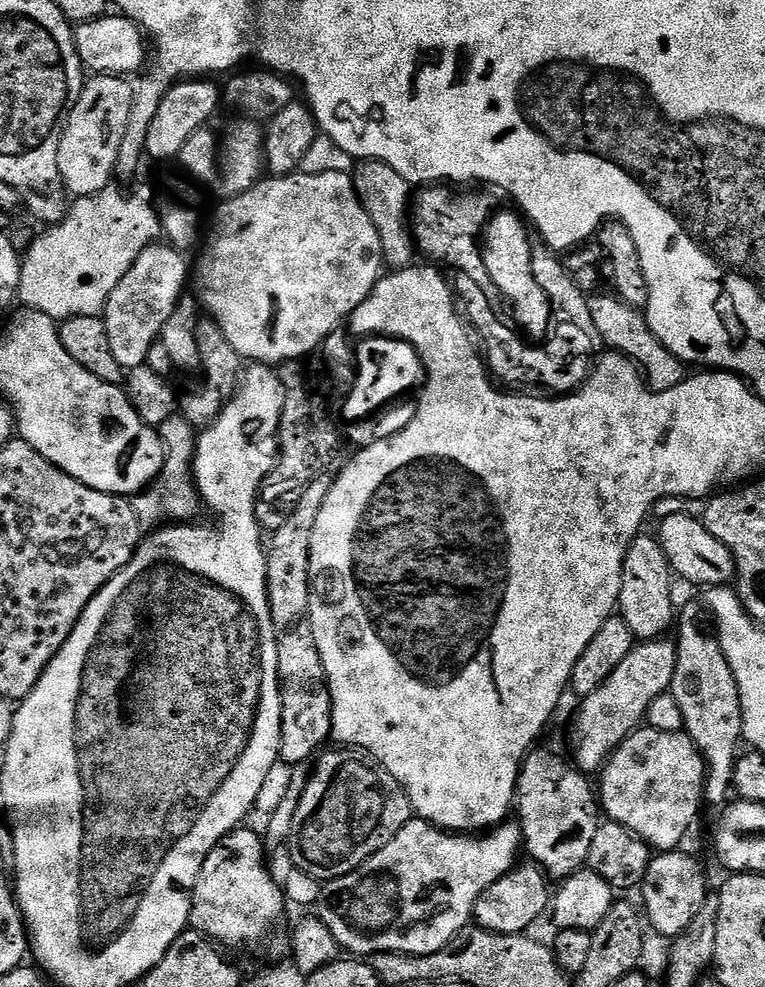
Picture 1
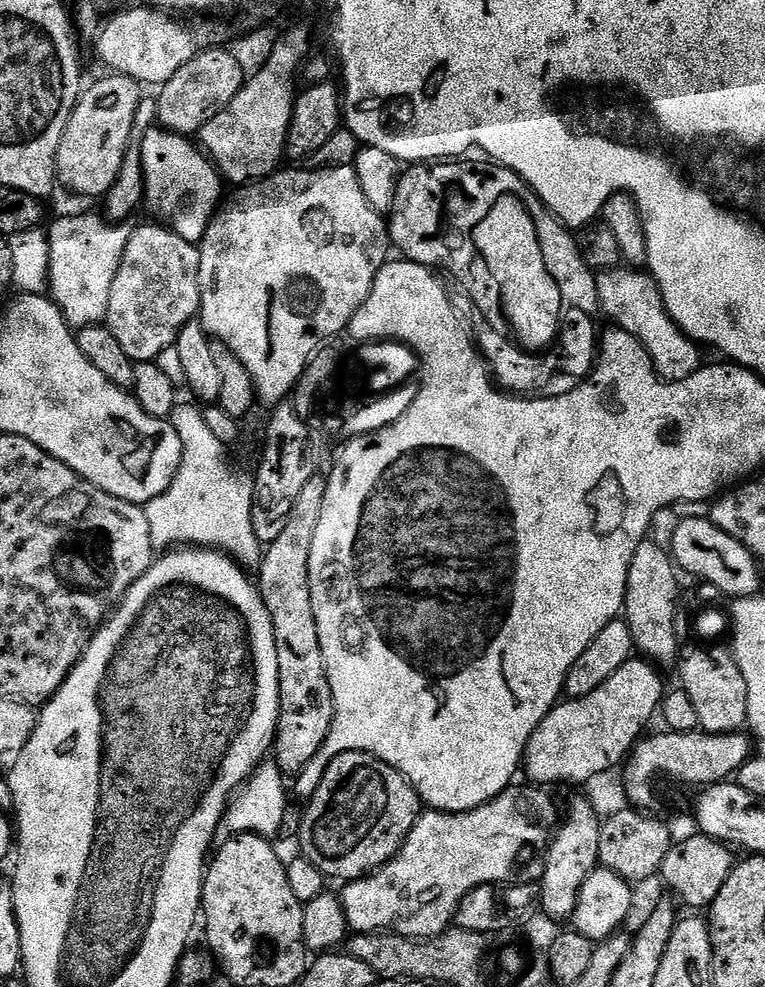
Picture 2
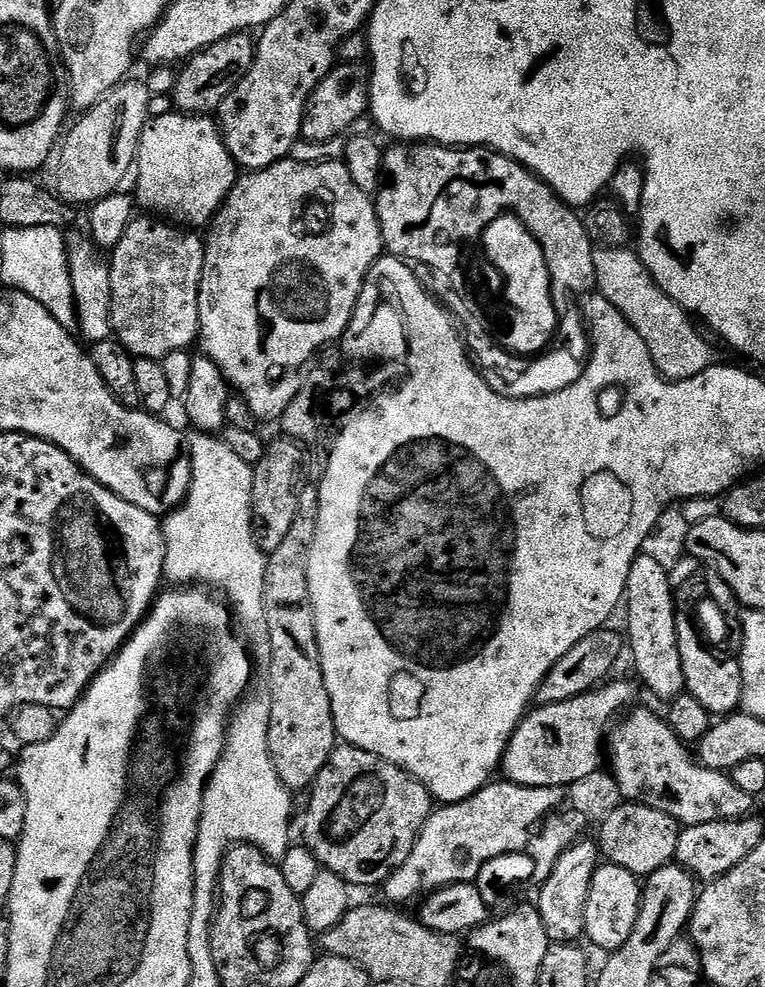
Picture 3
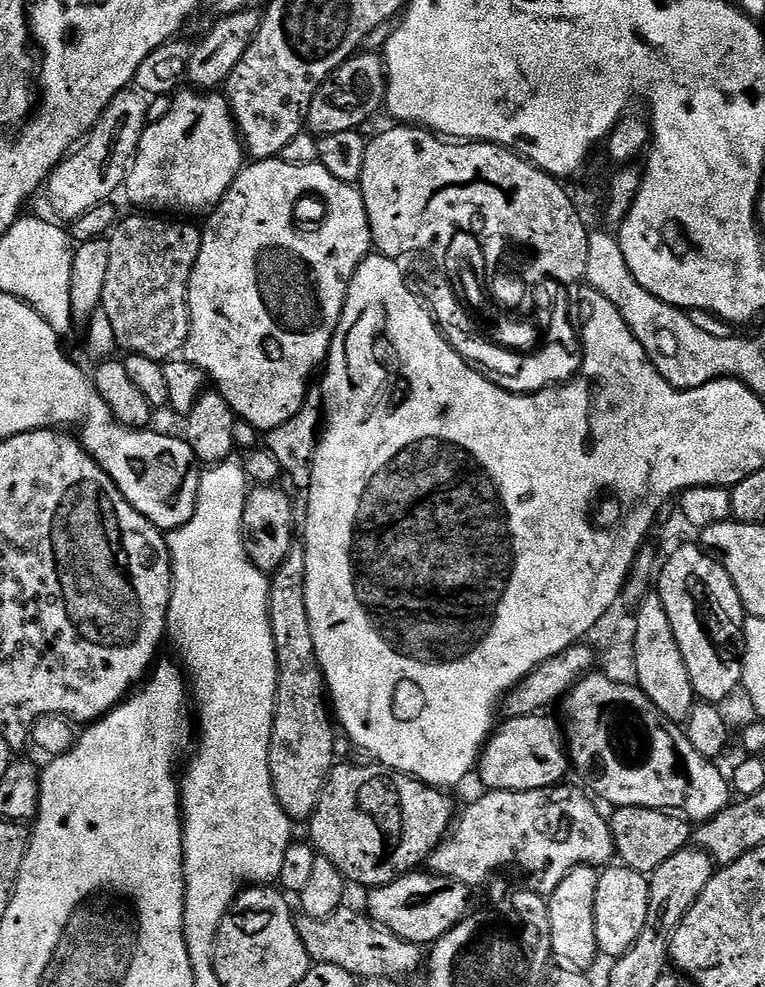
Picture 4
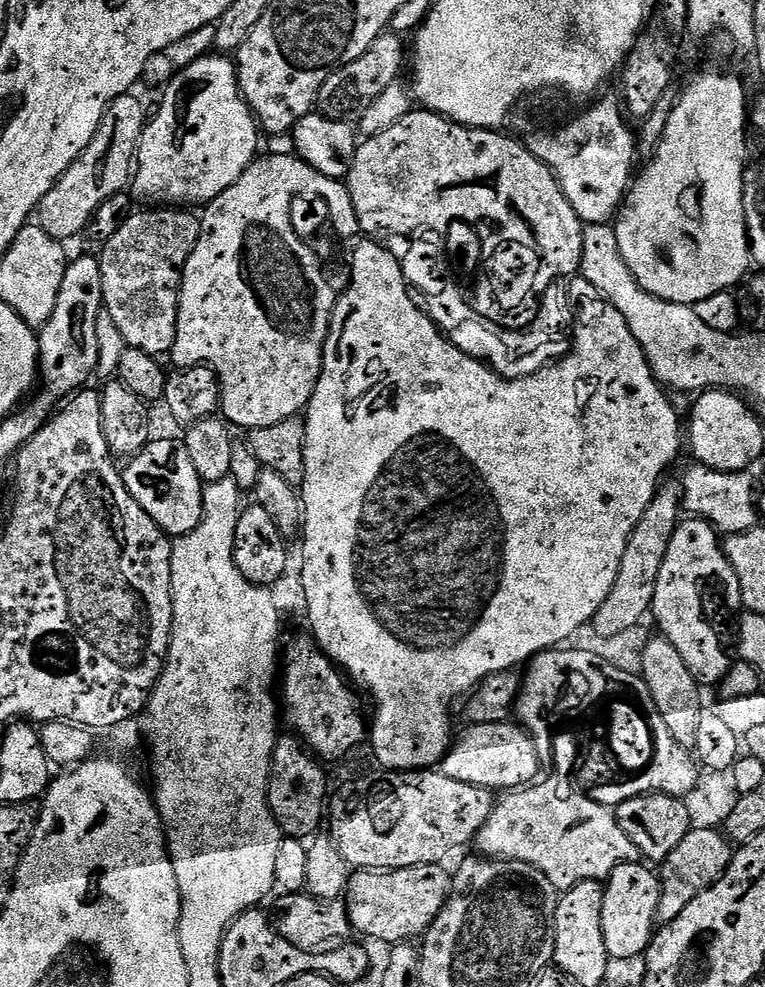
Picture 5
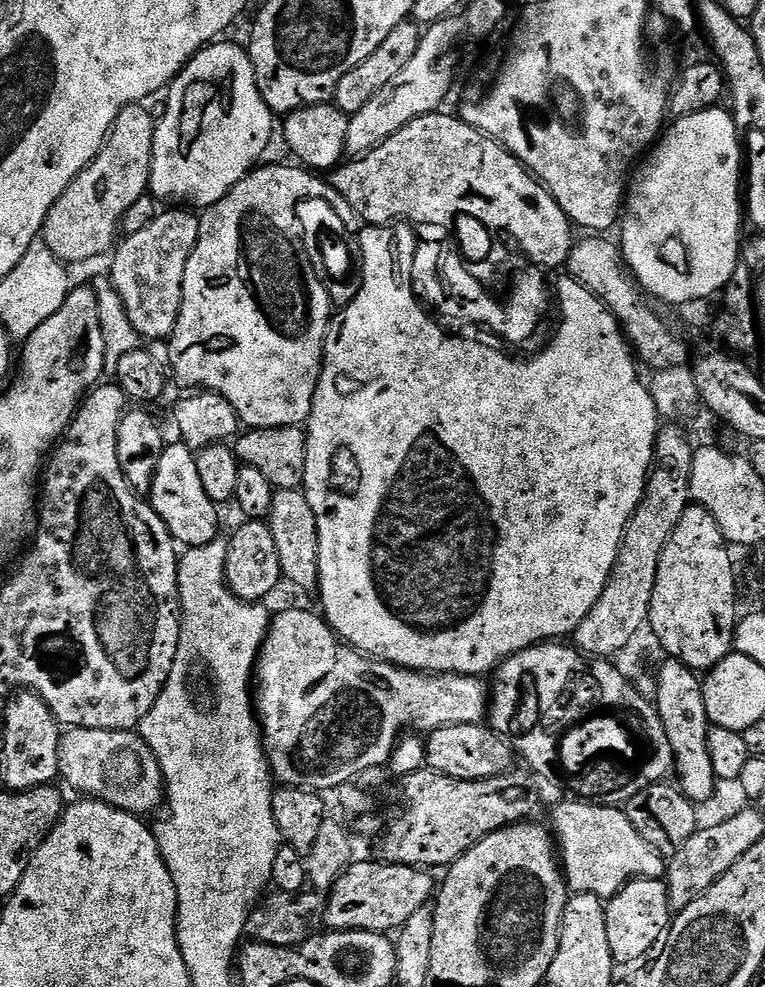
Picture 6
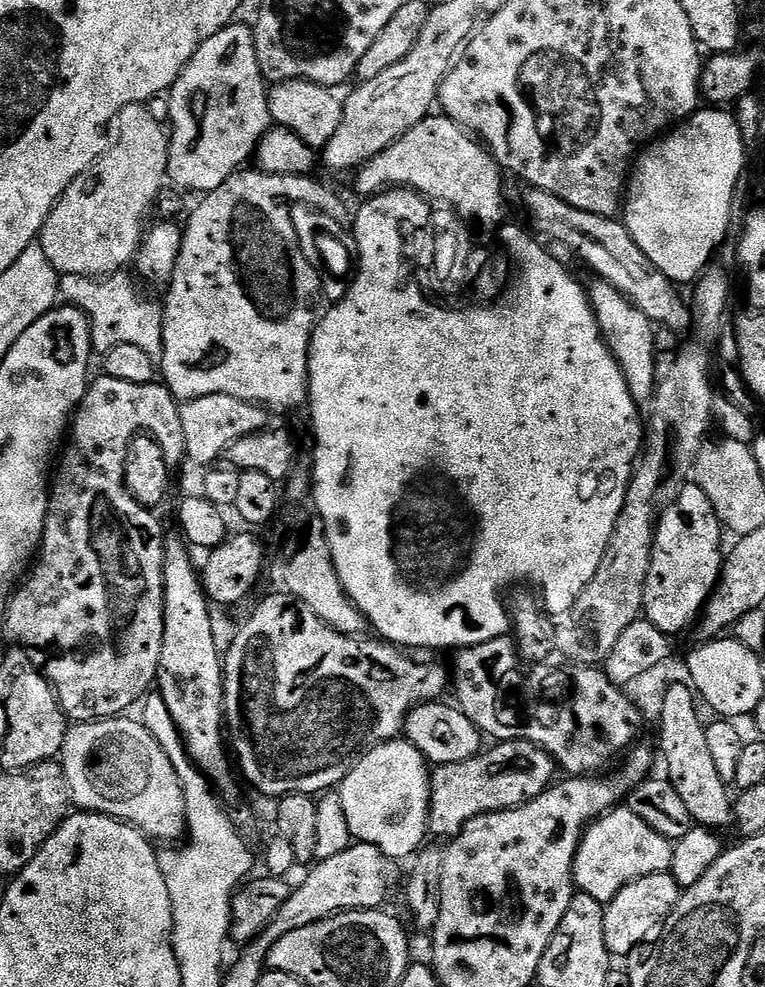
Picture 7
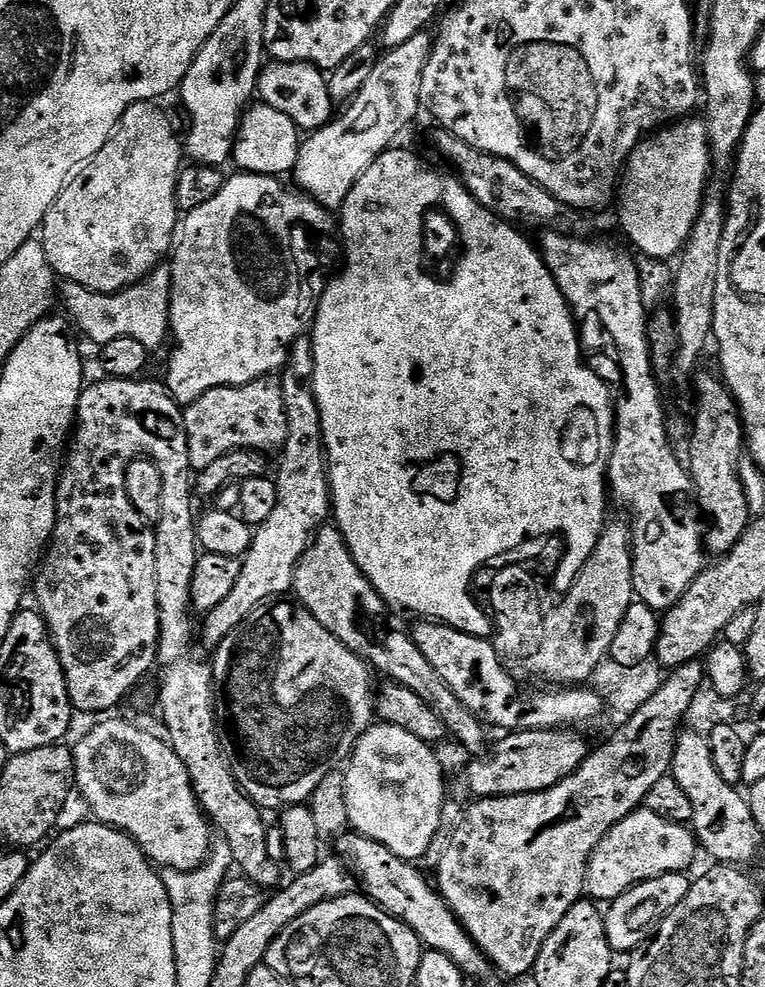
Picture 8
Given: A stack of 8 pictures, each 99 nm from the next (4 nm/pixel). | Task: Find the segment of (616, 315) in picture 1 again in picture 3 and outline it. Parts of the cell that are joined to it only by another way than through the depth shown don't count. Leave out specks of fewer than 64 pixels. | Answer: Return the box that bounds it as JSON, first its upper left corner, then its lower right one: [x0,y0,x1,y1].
[593,246,714,382]

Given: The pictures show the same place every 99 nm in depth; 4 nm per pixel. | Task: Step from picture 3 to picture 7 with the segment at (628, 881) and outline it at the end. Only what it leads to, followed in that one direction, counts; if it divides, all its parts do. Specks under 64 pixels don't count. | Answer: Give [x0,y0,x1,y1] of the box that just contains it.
[604,871,681,957]

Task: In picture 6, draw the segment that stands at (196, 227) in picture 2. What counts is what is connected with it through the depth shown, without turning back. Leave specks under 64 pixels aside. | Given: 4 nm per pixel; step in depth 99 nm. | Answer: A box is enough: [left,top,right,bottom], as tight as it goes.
[151,42,274,210]

